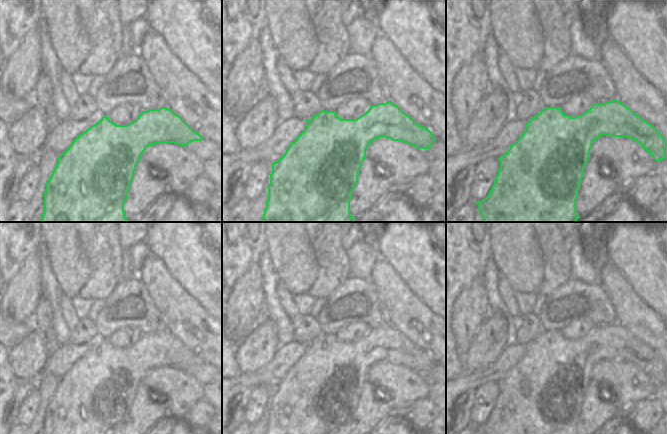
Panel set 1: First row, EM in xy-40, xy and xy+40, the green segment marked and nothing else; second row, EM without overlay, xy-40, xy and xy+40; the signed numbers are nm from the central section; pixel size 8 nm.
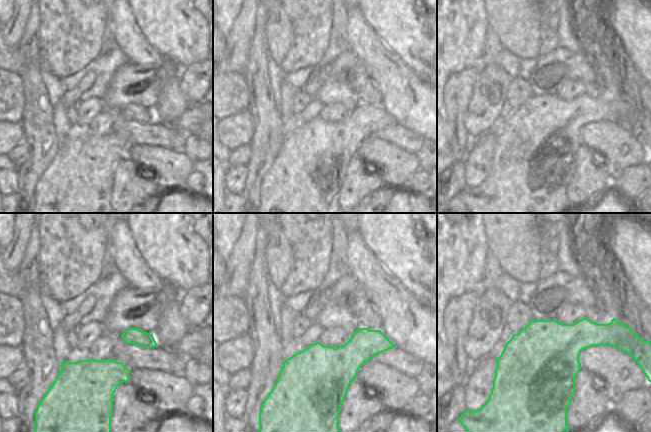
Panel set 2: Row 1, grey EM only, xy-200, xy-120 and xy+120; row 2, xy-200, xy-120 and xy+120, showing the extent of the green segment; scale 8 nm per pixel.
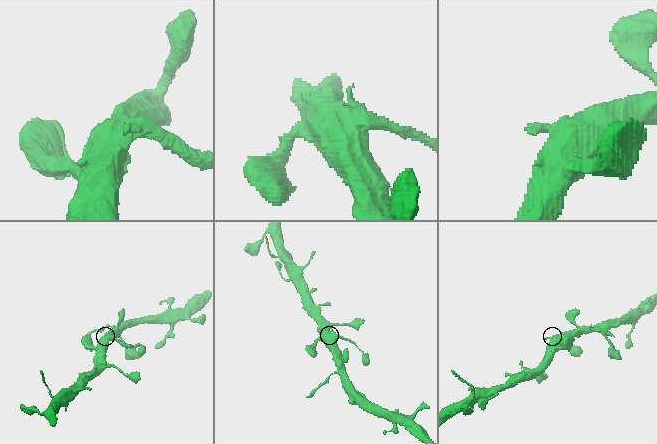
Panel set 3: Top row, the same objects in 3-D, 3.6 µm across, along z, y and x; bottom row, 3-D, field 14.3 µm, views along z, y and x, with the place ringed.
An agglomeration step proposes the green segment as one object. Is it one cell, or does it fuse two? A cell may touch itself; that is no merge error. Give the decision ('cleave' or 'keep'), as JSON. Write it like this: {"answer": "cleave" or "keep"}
{"answer": "cleave"}

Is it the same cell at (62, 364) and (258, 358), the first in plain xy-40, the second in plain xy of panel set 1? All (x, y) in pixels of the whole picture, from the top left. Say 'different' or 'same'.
different

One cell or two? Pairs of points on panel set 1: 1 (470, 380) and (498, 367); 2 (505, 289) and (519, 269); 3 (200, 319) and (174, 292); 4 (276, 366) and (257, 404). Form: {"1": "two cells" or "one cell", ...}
{"1": "one cell", "2": "two cells", "3": "one cell", "4": "two cells"}

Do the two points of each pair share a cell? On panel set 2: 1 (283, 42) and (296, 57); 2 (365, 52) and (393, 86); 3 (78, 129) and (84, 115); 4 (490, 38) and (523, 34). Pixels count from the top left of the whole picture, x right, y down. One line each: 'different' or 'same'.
1: different
2: same
3: same
4: different

